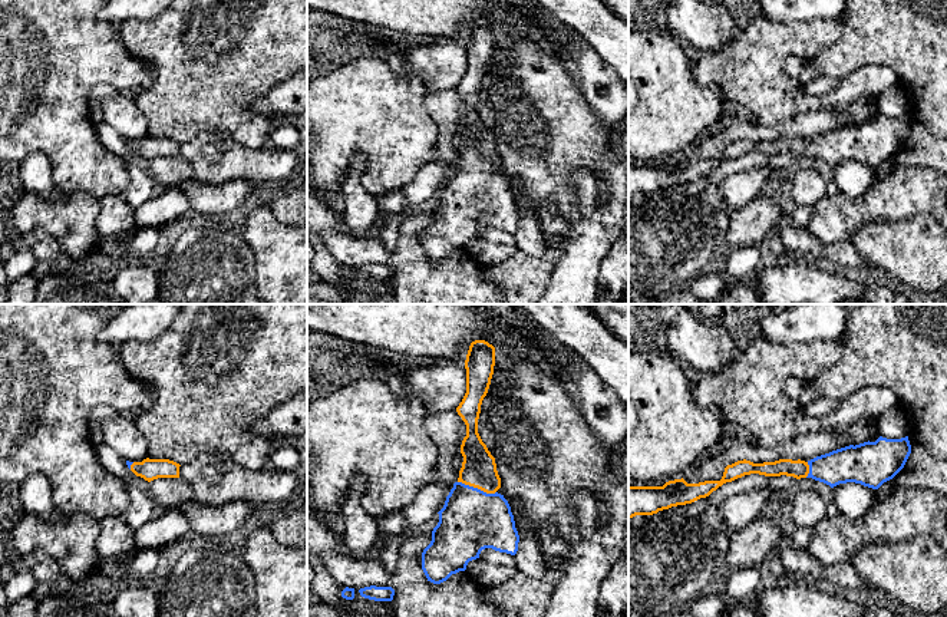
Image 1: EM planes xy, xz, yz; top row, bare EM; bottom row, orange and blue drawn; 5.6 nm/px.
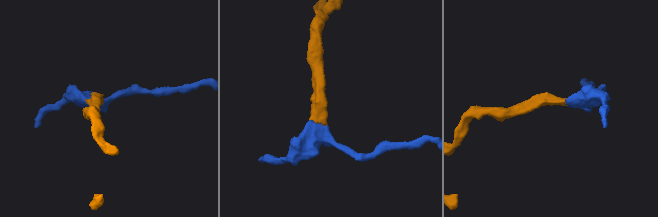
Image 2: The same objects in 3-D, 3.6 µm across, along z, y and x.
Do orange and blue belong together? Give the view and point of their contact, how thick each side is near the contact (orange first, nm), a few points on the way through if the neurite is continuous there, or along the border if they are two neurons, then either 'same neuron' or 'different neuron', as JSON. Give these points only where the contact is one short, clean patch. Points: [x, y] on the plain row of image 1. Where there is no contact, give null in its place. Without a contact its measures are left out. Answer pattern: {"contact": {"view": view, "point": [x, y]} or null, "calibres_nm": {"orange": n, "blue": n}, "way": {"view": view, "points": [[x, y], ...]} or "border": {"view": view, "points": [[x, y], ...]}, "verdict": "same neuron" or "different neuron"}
{"contact": {"view": "xz", "point": [477, 165]}, "calibres_nm": {"orange": 190, "blue": 360}, "way": {"view": "xz", "points": [[478, 148], [477, 165], [471, 198]]}, "verdict": "same neuron"}

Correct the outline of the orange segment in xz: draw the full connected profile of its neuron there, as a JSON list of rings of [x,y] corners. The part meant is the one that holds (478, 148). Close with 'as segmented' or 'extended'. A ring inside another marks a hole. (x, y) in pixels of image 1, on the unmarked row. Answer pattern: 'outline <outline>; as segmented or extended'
outline [[[485,19],[472,20],[465,39],[466,72],[456,86],[458,93],[466,103],[466,115],[461,123],[463,141],[458,159],[446,175],[443,187],[438,191],[439,201],[432,209],[432,220],[422,231],[422,248],[428,260],[433,263],[440,263],[452,253],[465,250],[468,241],[479,237],[481,230],[485,227],[511,234],[518,230],[519,214],[511,185],[504,174],[496,171],[501,166],[501,156],[495,136],[478,112],[481,83],[488,72],[494,44],[495,26]]]; extended

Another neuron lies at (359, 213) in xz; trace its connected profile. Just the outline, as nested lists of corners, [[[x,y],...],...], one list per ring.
[[[363,154],[354,155],[341,184],[343,204],[337,208],[341,224],[359,238],[374,237],[382,224],[376,197],[362,185],[362,174],[366,169]]]

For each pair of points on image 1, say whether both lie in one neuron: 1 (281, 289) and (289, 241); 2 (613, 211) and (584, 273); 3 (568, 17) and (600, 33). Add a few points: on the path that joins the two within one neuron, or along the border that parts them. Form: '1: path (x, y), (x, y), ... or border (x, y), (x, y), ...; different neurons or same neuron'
1: path (289, 277), (289, 253); same neuron
2: path (601, 227), (584, 248), (584, 257); same neuron
3: path (576, 17), (584, 17), (593, 26); same neuron

